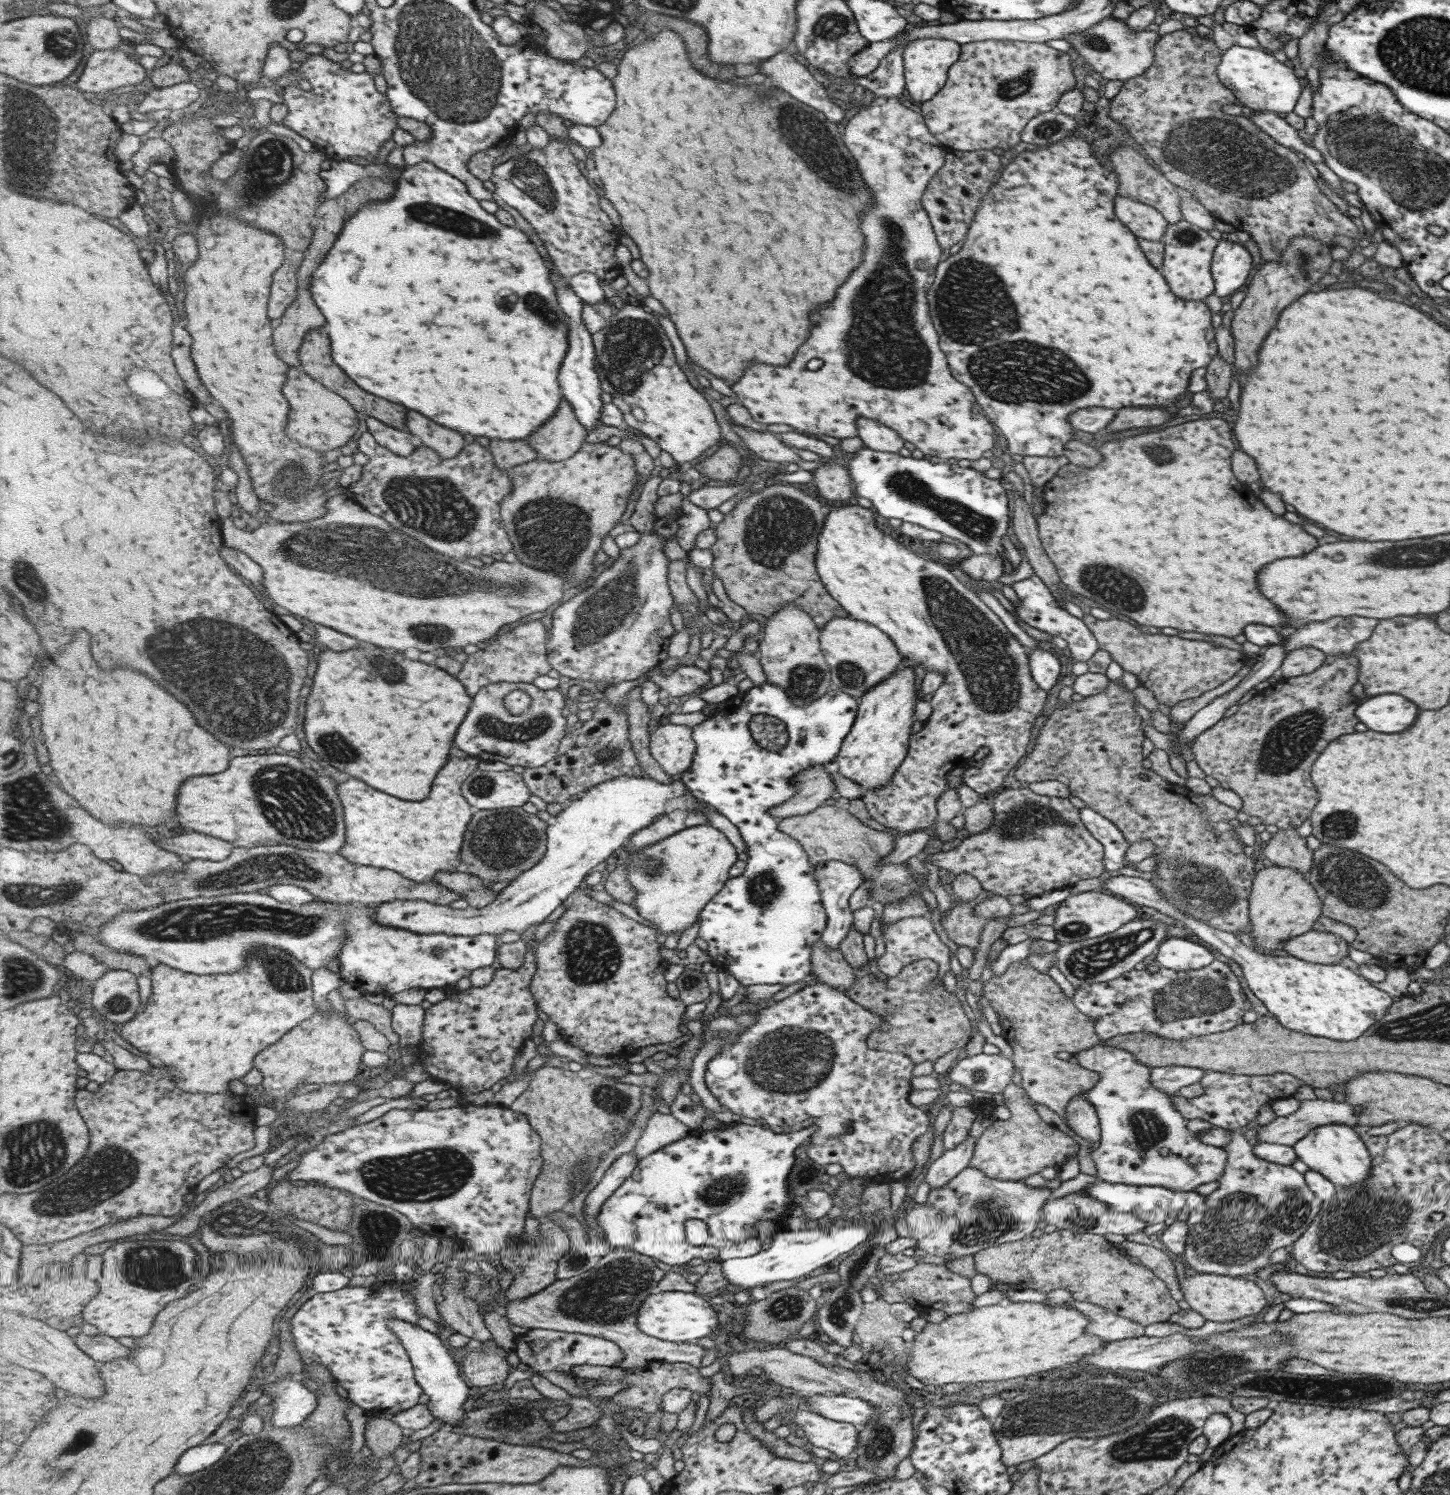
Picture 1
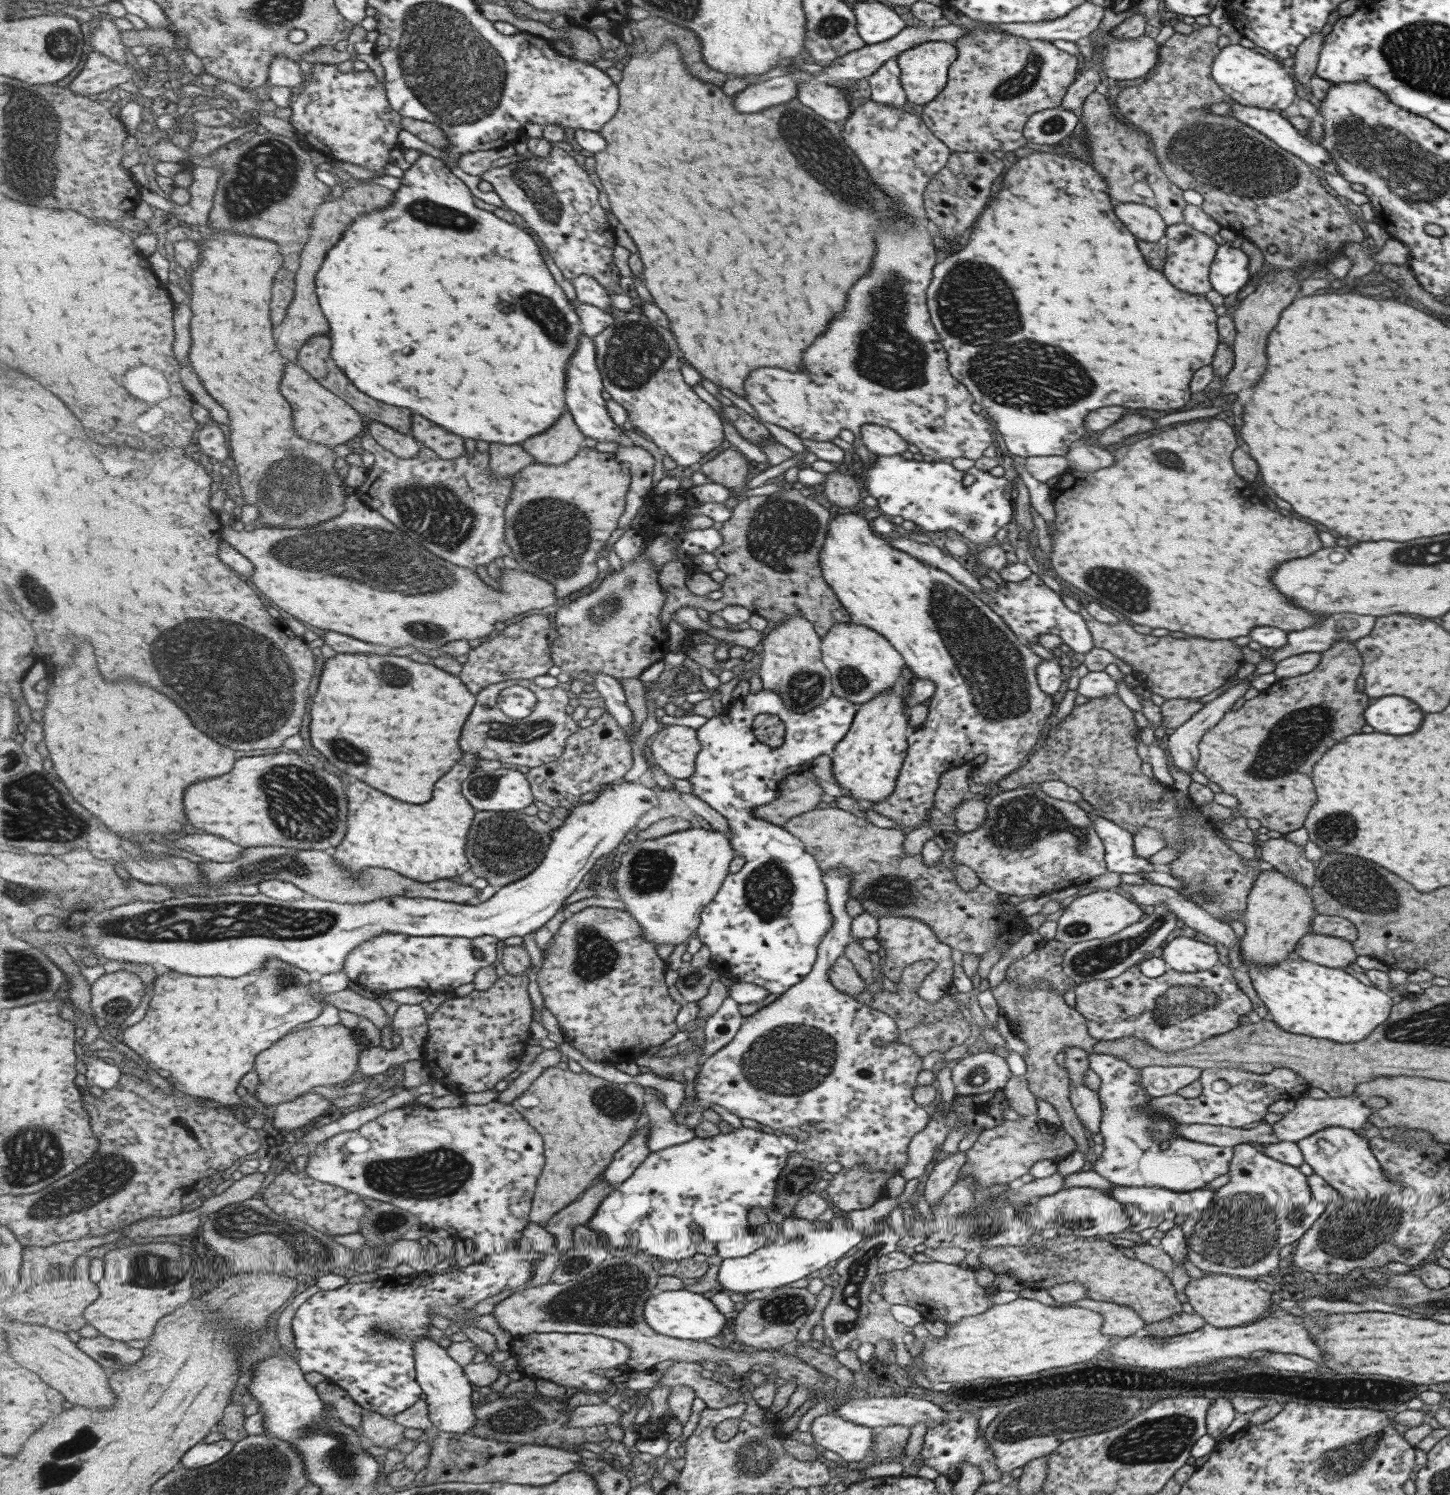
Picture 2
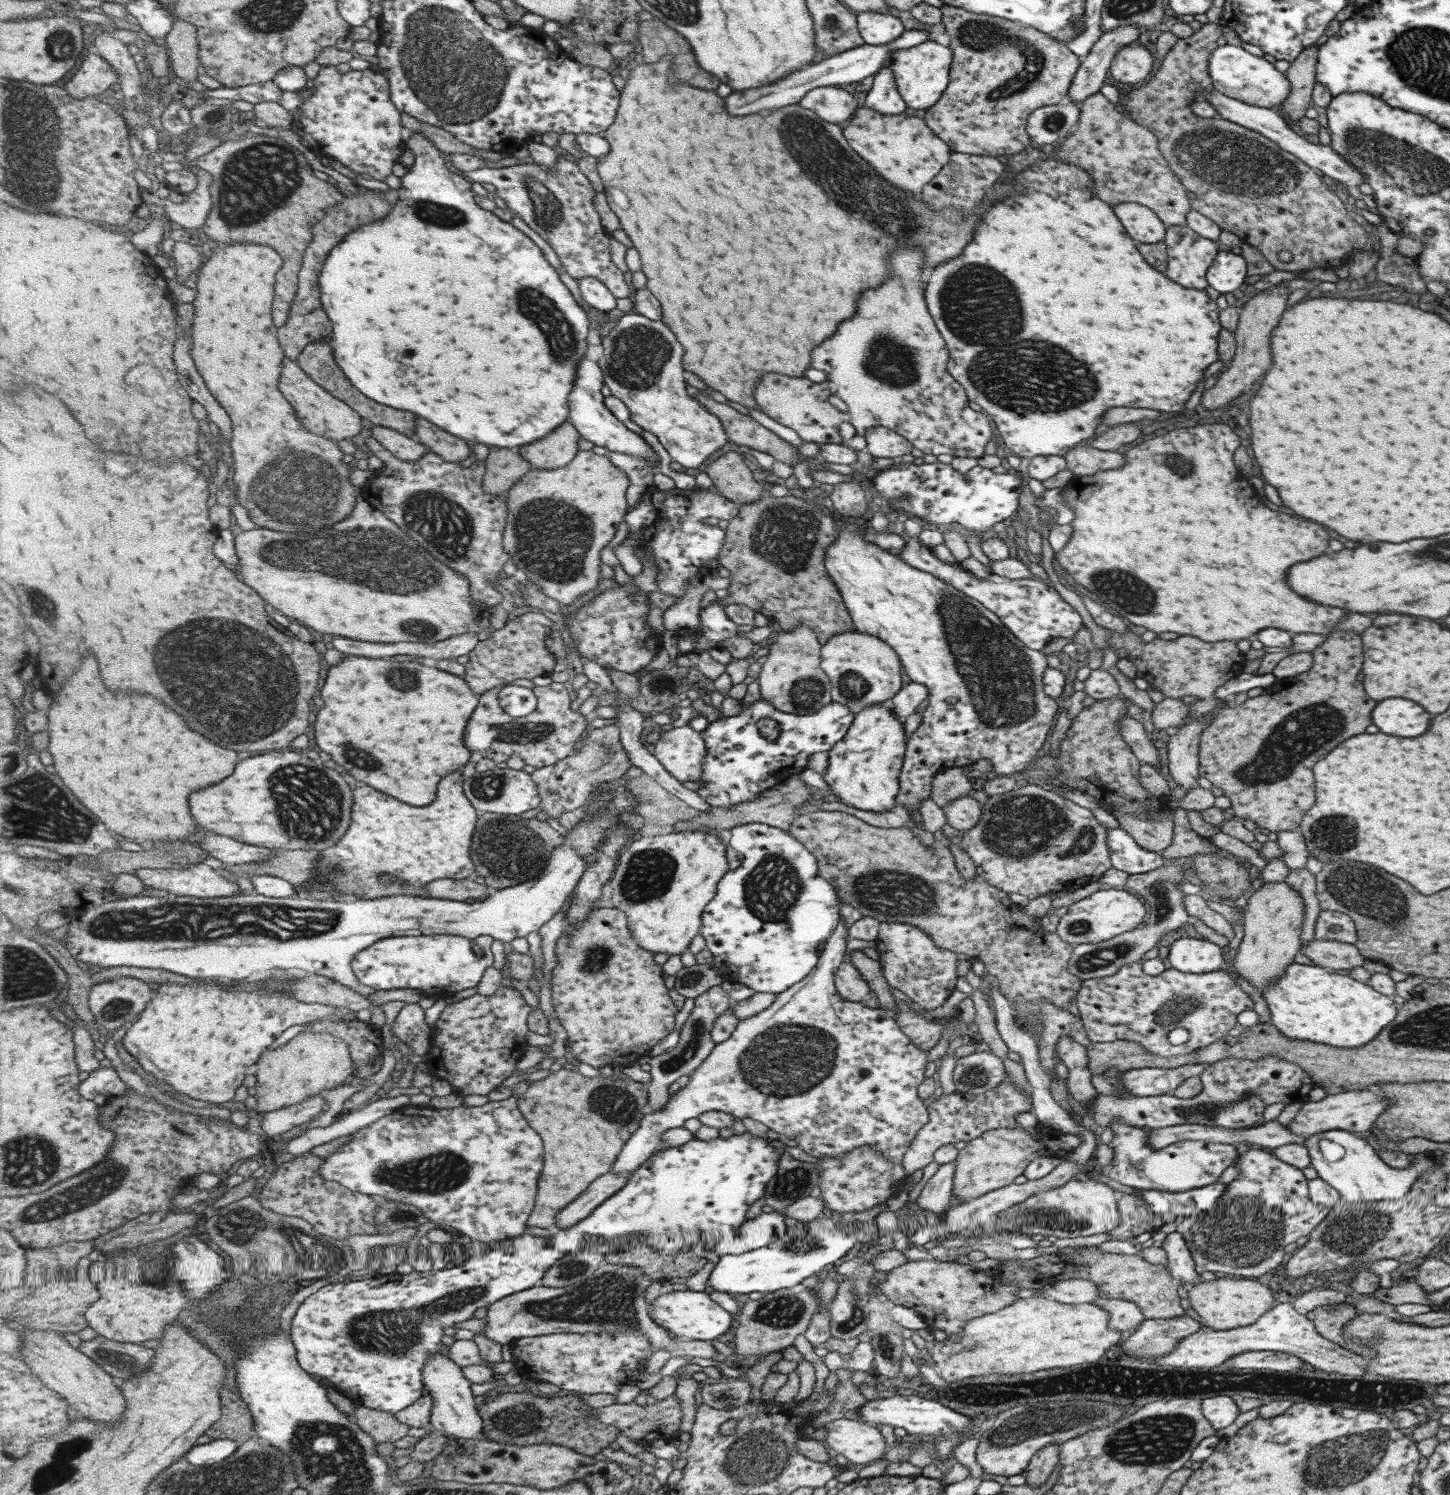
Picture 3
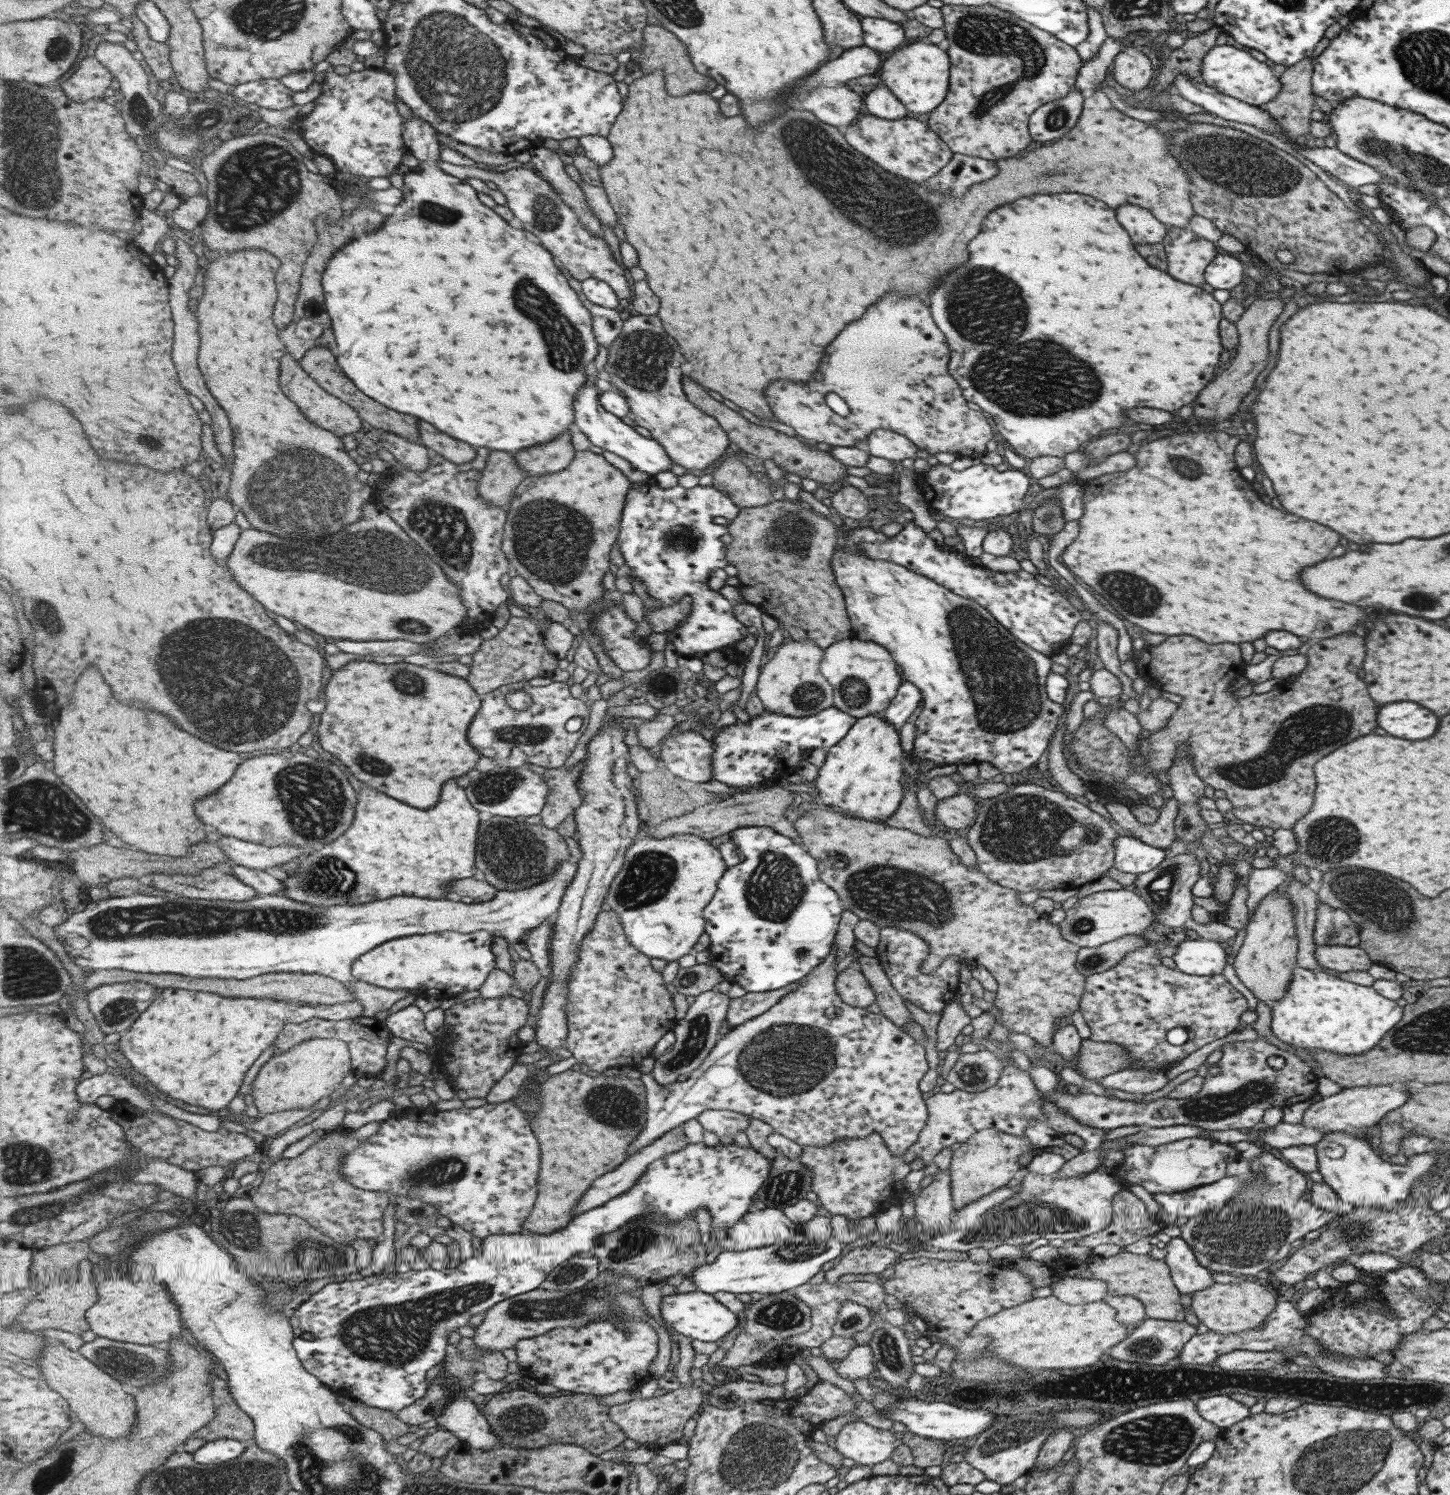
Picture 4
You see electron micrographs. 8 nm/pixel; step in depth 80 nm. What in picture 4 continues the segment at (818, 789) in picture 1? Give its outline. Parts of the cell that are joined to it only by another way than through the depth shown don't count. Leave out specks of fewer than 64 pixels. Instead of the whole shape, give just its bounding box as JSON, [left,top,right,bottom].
[653,784,803,847]

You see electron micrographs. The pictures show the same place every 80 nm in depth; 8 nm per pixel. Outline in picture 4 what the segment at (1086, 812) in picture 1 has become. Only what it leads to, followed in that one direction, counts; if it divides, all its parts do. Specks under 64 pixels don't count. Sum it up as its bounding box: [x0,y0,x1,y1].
[1112,835,1168,876]

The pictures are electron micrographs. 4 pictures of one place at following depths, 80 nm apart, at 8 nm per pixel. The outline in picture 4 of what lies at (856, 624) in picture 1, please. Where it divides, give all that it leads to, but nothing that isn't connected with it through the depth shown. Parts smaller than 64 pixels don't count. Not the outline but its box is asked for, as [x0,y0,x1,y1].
[820,636,901,719]

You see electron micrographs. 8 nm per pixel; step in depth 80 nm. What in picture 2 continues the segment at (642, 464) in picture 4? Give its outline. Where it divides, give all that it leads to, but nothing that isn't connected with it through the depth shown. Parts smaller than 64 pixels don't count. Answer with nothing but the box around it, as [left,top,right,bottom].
[566,333,633,446]

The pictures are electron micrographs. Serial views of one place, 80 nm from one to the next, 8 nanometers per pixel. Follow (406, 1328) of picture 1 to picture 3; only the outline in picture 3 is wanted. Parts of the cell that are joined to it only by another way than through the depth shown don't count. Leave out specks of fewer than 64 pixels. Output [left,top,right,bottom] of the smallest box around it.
[422,1351,488,1440]

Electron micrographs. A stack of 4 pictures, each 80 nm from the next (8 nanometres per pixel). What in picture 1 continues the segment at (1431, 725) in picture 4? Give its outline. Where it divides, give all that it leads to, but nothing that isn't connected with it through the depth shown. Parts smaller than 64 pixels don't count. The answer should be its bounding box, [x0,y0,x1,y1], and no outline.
[1355,694,1415,734]

